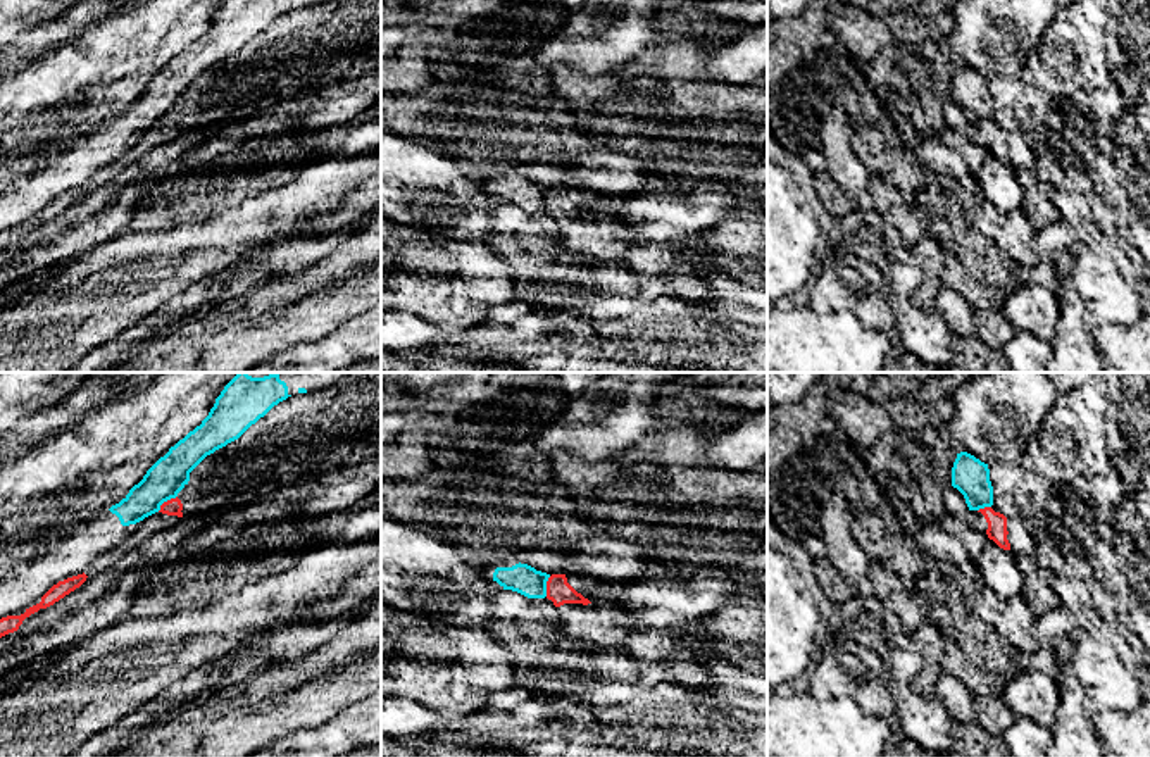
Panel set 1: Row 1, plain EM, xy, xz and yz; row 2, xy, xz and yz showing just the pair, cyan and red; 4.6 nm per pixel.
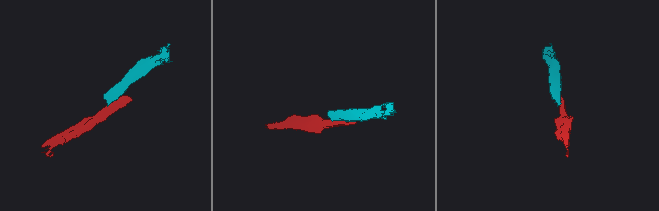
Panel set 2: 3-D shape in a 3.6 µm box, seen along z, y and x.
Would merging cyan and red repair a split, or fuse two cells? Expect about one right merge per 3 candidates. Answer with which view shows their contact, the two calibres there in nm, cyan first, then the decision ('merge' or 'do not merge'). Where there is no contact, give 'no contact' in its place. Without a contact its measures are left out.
contact in xy; calibres 180 and 80 nm; do not merge

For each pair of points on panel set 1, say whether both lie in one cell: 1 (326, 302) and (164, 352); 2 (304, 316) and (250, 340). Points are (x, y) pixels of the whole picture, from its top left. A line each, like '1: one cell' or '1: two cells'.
1: two cells
2: one cell

